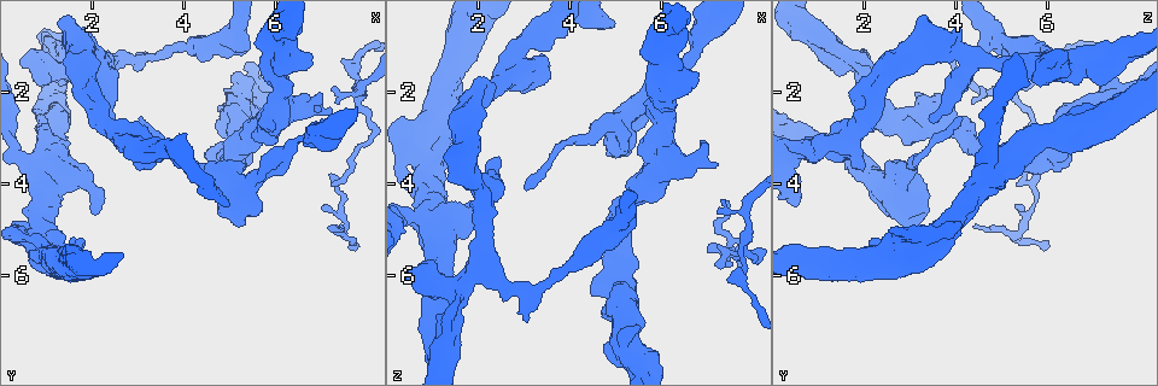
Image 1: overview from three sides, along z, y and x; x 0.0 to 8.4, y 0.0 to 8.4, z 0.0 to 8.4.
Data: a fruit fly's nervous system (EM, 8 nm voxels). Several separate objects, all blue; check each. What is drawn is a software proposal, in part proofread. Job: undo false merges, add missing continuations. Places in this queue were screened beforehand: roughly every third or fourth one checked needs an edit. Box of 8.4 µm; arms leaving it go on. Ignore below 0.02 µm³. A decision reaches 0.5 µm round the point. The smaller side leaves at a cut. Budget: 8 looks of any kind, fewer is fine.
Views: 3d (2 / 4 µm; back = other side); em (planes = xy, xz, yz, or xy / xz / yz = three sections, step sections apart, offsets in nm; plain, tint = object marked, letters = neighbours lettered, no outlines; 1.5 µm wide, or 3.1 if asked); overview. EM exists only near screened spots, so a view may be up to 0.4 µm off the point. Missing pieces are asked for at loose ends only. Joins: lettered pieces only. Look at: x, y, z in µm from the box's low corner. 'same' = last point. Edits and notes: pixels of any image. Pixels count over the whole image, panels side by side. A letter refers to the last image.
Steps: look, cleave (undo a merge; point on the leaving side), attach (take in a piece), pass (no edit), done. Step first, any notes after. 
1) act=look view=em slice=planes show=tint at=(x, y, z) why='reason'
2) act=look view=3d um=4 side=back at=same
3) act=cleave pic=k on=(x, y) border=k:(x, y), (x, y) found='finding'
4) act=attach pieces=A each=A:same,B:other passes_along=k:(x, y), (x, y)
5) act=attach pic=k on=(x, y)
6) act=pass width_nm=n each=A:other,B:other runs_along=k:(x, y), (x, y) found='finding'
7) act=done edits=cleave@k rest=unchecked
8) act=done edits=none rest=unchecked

act=look view=em slice=xz step=8 show=letters at=(1.80, 5.20, 2.20) why='thick end'

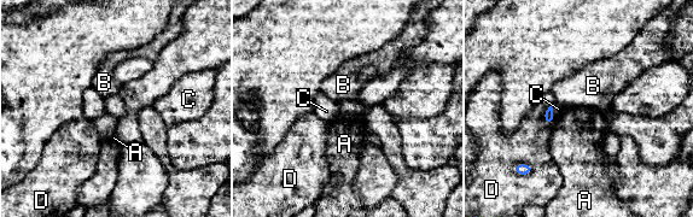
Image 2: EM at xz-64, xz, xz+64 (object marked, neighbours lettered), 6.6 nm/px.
act=look view=em slice=planes show=letters at=same why='another direction'

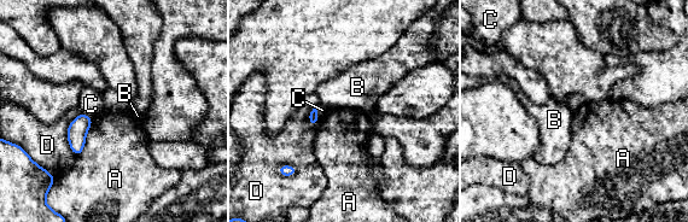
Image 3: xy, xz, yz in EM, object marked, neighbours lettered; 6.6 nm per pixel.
act=pass each=A:other,B:other,C:other,D:other border=3:(316, 106), (316, 116), (319, 118) found='no lettered piece goes on from it'

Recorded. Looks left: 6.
act=look view=3d um=4 at=(3.05, 2.65, 4.20)

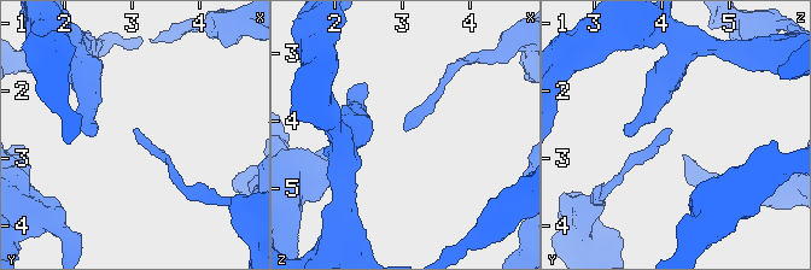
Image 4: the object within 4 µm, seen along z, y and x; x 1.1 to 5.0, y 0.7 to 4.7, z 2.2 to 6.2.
act=look view=em slice=yz step=4 show=letters at=(3.05, 2.60, 4.15)

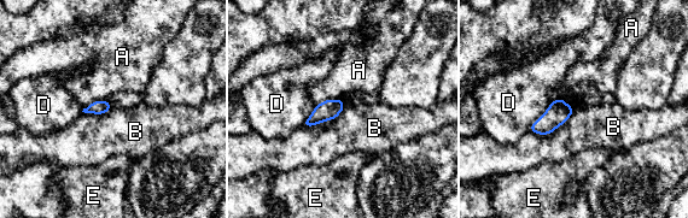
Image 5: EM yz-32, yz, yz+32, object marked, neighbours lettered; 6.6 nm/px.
act=pass each=A:other,B:other,D:other,E:other border=5:(344, 105), (333, 118), (302, 125) found='none of them fits'

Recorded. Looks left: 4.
act=look view=em slice=xz step=8 show=letters at=(7.65, 5.45, 5.95) why='thin end'

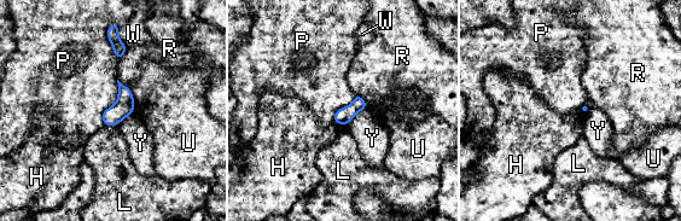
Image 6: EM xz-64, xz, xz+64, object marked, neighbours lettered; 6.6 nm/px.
act=look view=em slice=planes show=letters at=same

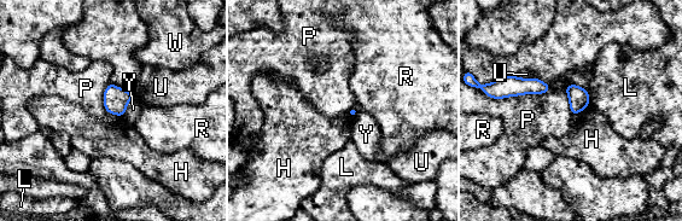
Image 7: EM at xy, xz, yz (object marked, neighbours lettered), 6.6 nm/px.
act=pass each=H:other,L:other,P:other,R:other,U:other,W:other,Y:other border=7:(108, 112), (122, 116) found='none of them fits'

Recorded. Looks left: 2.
act=done edits=none rest=unchecked

